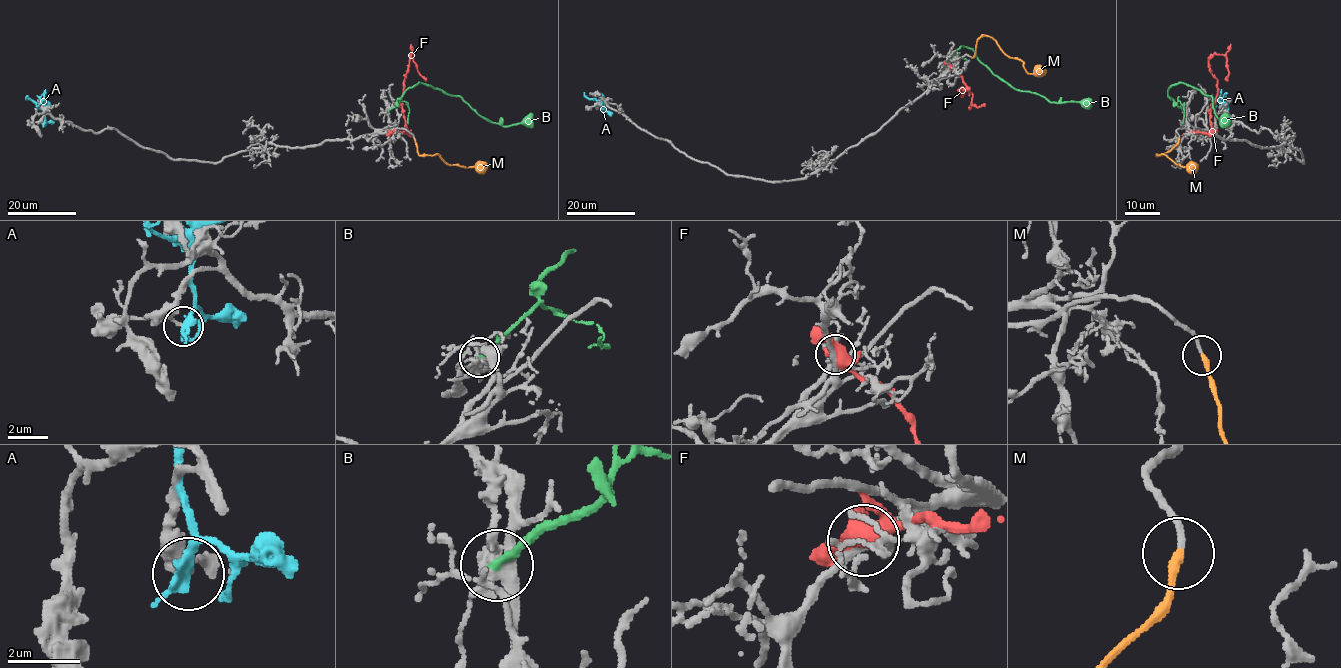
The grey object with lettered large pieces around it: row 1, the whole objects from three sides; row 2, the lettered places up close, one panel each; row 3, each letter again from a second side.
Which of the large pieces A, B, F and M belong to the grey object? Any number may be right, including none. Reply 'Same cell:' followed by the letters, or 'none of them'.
Same cell: M

